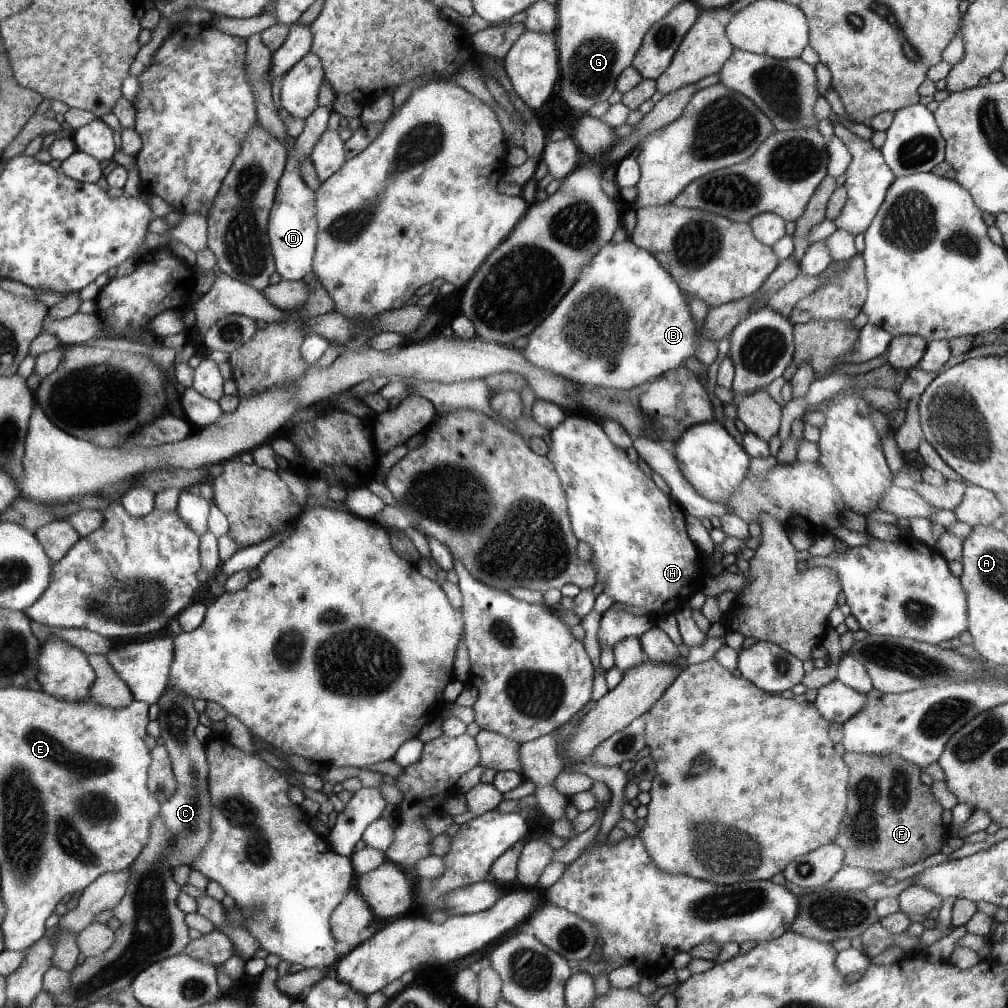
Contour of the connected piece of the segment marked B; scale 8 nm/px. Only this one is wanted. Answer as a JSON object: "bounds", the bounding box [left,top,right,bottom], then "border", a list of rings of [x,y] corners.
{"bounds":[522,238,718,391],"border":[[[631,238],[614,243],[612,240],[604,245],[591,261],[583,268],[579,274],[577,281],[572,288],[563,296],[562,300],[552,309],[550,316],[544,318],[542,324],[538,325],[528,336],[526,347],[522,350],[523,355],[534,365],[541,369],[553,372],[561,377],[567,378],[572,382],[580,384],[580,386],[604,387],[607,389],[616,389],[619,391],[627,391],[634,389],[635,386],[642,385],[643,382],[658,378],[661,374],[668,372],[680,365],[686,365],[685,360],[690,357],[696,357],[702,364],[708,367],[718,356],[718,343],[706,338],[703,335],[703,326],[696,324],[693,316],[690,314],[690,303],[676,282],[675,277],[664,268],[649,250],[639,247]]]}

